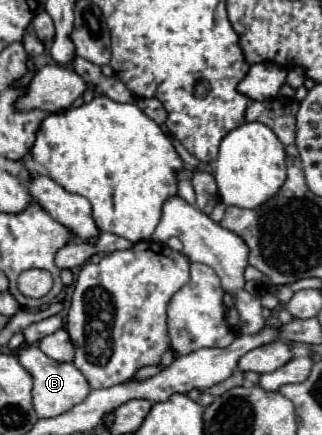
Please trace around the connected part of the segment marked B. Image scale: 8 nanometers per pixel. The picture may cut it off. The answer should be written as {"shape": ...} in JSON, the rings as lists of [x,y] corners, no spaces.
{"shape":[[[37,345],[21,347],[17,357],[19,357],[19,363],[33,375],[33,405],[35,405],[35,411],[39,417],[49,419],[49,417],[63,415],[63,413],[71,411],[75,405],[79,405],[81,401],[85,401],[87,395],[91,393],[89,381],[73,363],[59,363],[59,361],[47,357]]]}

